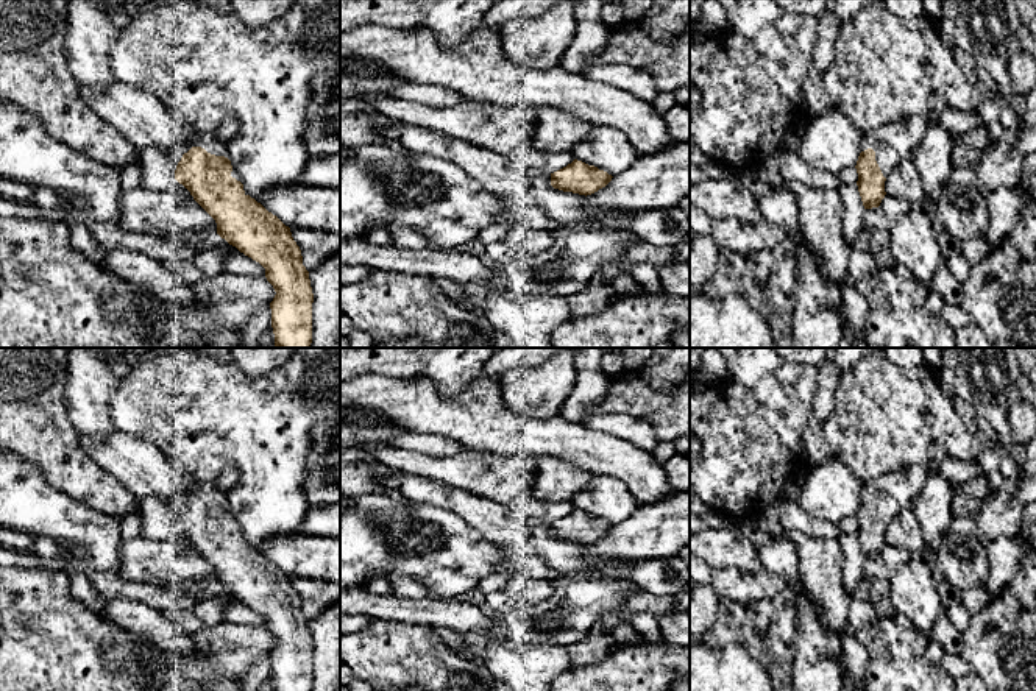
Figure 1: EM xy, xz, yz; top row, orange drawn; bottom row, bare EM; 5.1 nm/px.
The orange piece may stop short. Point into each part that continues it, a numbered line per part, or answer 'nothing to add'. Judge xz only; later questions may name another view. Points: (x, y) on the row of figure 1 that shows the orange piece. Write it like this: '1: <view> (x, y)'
nothing to add

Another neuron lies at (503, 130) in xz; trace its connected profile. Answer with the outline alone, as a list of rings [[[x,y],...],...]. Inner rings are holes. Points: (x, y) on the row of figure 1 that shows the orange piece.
[[[374,97],[367,101],[395,122],[431,128],[506,156],[530,145],[538,125],[538,109],[524,105],[499,106],[467,100],[457,106],[434,109],[395,97]]]

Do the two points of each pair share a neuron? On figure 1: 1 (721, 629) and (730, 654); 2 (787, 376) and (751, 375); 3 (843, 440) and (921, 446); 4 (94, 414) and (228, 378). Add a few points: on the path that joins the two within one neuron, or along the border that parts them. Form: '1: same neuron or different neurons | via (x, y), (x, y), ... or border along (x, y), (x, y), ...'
1: different neurons | border along (706, 643), (710, 646), (738, 644), (759, 663)
2: different neurons | border along (784, 364), (754, 386), (732, 382)
3: same neuron | via (862, 437), (902, 437)
4: different neurons | border along (119, 379), (109, 403), (109, 421), (114, 429)

